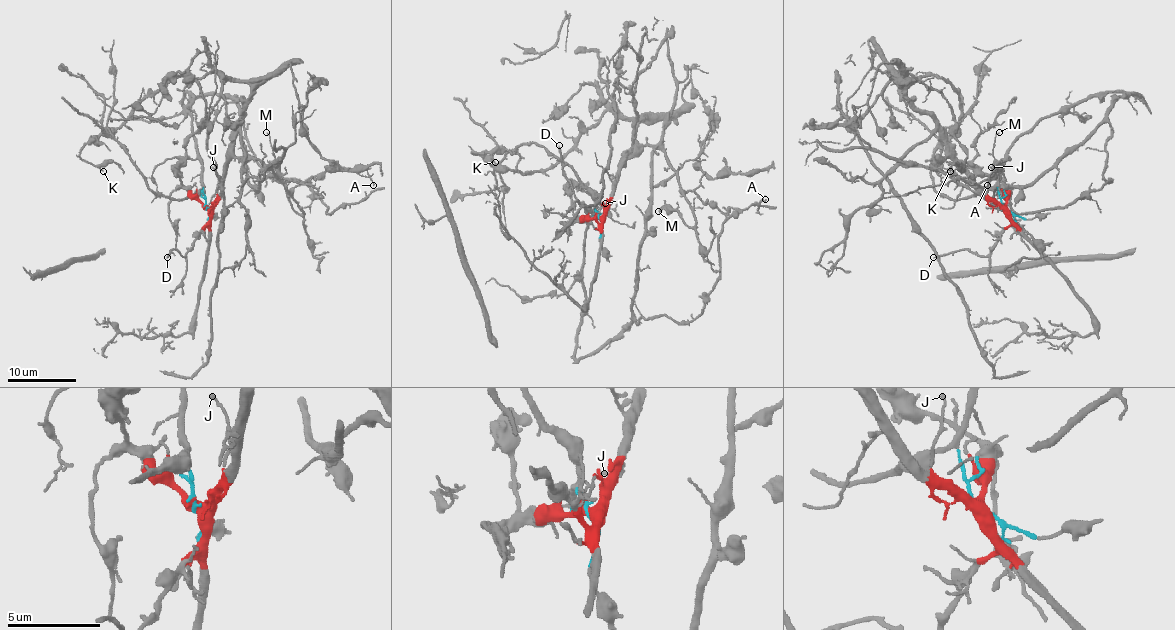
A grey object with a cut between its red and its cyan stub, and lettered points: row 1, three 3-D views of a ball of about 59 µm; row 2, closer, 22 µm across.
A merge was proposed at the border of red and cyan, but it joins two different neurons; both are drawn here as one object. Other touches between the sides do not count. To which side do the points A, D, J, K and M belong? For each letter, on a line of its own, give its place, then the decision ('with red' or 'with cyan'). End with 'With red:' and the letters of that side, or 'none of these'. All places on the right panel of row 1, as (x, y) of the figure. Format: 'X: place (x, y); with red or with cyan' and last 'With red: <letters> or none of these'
A: place (987, 185); with red
D: place (933, 257); with red
J: place (991, 167); with red
K: place (950, 171); with red
M: place (999, 132); with red
With red: A, D, J, K, M

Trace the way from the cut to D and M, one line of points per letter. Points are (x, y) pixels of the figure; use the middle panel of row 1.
D: (599, 217), (601, 223), (575, 198), (558, 145)
M: (599, 217), (623, 162), (647, 145), (666, 155), (676, 172), (695, 225), (689, 227), (666, 205), (659, 211)

